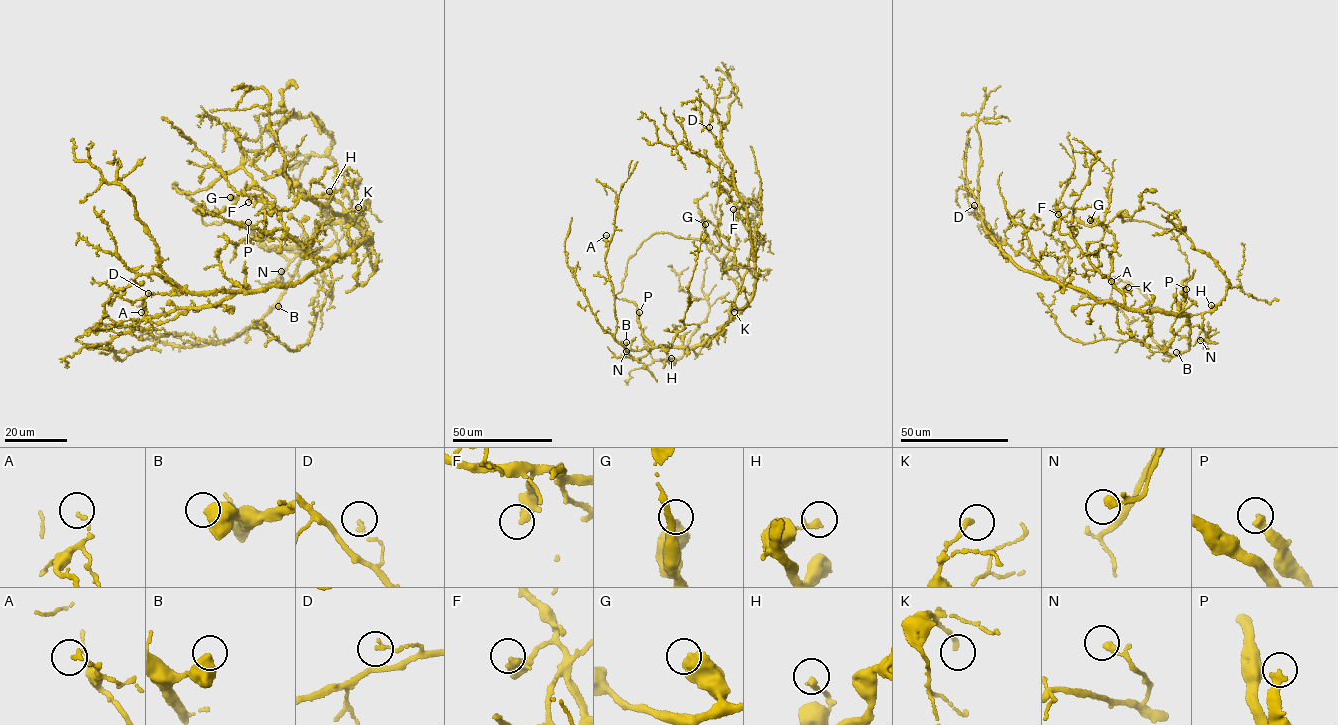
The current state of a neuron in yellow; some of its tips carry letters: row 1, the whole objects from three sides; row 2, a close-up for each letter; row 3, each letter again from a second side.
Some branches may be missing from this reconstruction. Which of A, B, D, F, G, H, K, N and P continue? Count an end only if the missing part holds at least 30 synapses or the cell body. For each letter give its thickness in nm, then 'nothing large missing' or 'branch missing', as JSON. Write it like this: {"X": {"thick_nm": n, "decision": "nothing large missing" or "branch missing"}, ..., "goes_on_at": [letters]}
{"A": {"thick_nm": 150, "decision": "nothing large missing"}, "B": {"thick_nm": 600, "decision": "nothing large missing"}, "D": {"thick_nm": 140, "decision": "nothing large missing"}, "F": {"thick_nm": 480, "decision": "nothing large missing"}, "G": {"thick_nm": 600, "decision": "nothing large missing"}, "H": {"thick_nm": 240, "decision": "nothing large missing"}, "K": {"thick_nm": 170, "decision": "nothing large missing"}, "N": {"thick_nm": 190, "decision": "nothing large missing"}, "P": {"thick_nm": 320, "decision": "branch missing"}, "goes_on_at": ["P"]}

